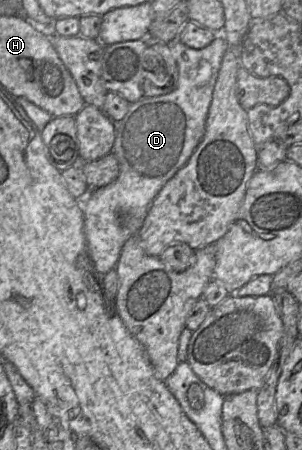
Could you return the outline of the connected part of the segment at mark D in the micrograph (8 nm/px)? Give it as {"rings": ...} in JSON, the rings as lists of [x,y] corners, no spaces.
{"rings":[[[217,35],[208,46],[202,49],[190,48],[186,46],[185,44],[183,44],[182,42],[180,42],[178,39],[176,39],[173,43],[171,43],[170,47],[171,47],[172,54],[176,60],[178,71],[179,71],[177,88],[169,94],[156,96],[156,97],[143,97],[139,101],[129,105],[129,109],[125,117],[119,122],[115,122],[116,123],[116,138],[115,138],[115,142],[113,145],[112,153],[116,156],[119,162],[119,168],[120,168],[119,176],[112,183],[103,187],[90,190],[85,196],[85,198],[78,199],[79,201],[82,202],[82,210],[83,210],[83,216],[84,216],[84,232],[85,232],[89,254],[90,254],[92,263],[94,265],[95,271],[97,272],[97,274],[99,274],[102,277],[111,269],[116,267],[123,245],[130,237],[134,235],[130,233],[127,229],[123,228],[118,223],[117,214],[119,212],[141,212],[142,215],[147,215],[148,208],[150,207],[156,195],[163,188],[163,186],[188,162],[193,152],[195,151],[199,143],[201,142],[205,133],[206,119],[207,119],[209,107],[212,101],[213,91],[214,91],[217,76],[219,73],[219,69],[221,67],[224,54],[226,50],[229,48],[226,40],[224,39],[222,35]]]}

